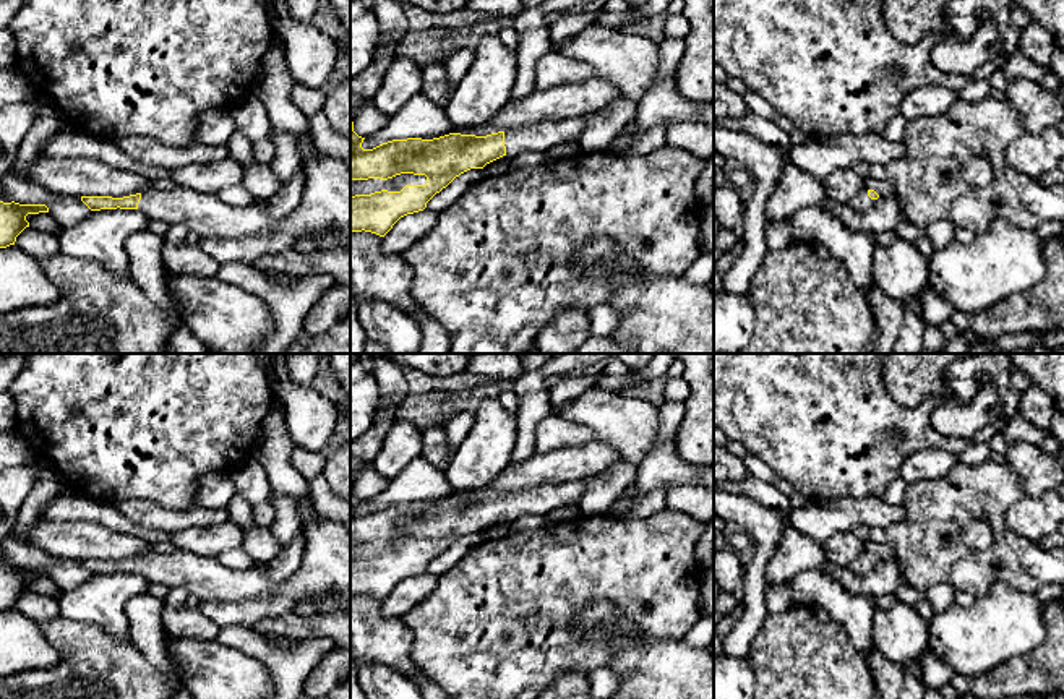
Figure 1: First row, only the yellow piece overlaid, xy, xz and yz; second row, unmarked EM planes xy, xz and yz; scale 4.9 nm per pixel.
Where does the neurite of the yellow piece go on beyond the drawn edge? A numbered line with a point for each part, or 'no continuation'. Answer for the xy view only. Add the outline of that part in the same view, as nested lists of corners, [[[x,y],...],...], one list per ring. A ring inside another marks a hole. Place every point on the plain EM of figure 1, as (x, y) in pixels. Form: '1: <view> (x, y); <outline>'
1: xy (206, 578); [[[180,548],[143,555],[138,572],[149,582],[185,587],[200,600],[216,602],[261,600],[274,597],[282,585],[271,579],[268,564],[230,569],[217,558],[198,556]]]

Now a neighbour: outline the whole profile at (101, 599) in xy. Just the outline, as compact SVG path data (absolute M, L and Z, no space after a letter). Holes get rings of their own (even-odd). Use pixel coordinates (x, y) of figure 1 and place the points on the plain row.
M101 572L58 598L60 615L73 621L102 626L114 637L130 639L125 602L148 592L149 581L139 572Z

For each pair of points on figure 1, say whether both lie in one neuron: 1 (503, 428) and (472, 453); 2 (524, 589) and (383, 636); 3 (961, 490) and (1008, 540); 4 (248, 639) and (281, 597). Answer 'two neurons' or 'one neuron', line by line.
1: one neuron
2: two neurons
3: one neuron
4: two neurons

